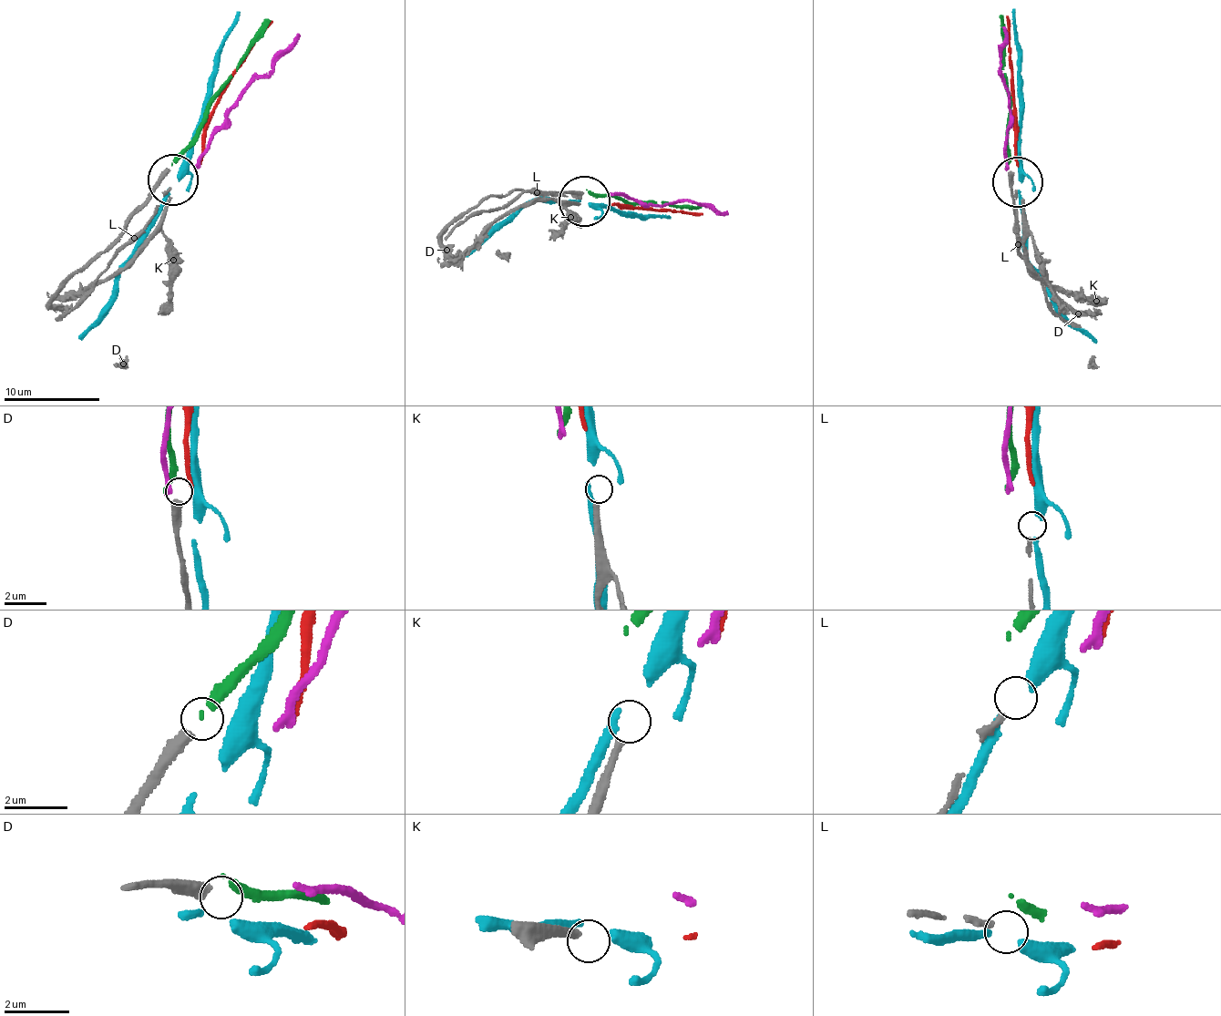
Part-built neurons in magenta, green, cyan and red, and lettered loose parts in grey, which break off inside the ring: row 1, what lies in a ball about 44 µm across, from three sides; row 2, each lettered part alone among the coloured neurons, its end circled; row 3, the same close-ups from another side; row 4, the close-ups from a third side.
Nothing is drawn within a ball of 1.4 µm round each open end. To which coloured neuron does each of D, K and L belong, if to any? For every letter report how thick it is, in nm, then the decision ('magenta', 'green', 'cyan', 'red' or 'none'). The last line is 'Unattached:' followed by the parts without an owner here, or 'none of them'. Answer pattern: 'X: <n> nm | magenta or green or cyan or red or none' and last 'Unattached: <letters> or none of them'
D: 380 nm | none
K: 240 nm | none
L: 190 nm | none
Unattached: D, K, L

